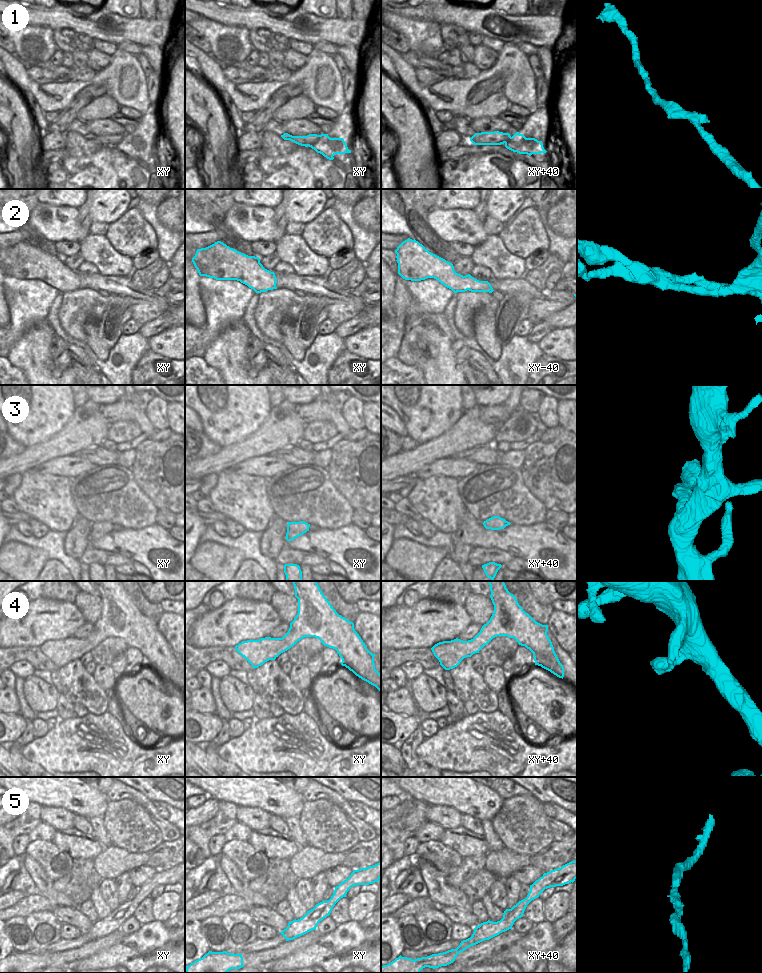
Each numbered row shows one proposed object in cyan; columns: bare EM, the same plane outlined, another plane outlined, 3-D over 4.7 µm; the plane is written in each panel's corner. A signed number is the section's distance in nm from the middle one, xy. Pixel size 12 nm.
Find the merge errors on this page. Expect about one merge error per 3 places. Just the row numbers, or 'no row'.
2

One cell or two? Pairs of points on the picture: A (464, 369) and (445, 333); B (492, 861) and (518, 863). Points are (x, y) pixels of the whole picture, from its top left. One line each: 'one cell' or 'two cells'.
A: one cell
B: one cell

